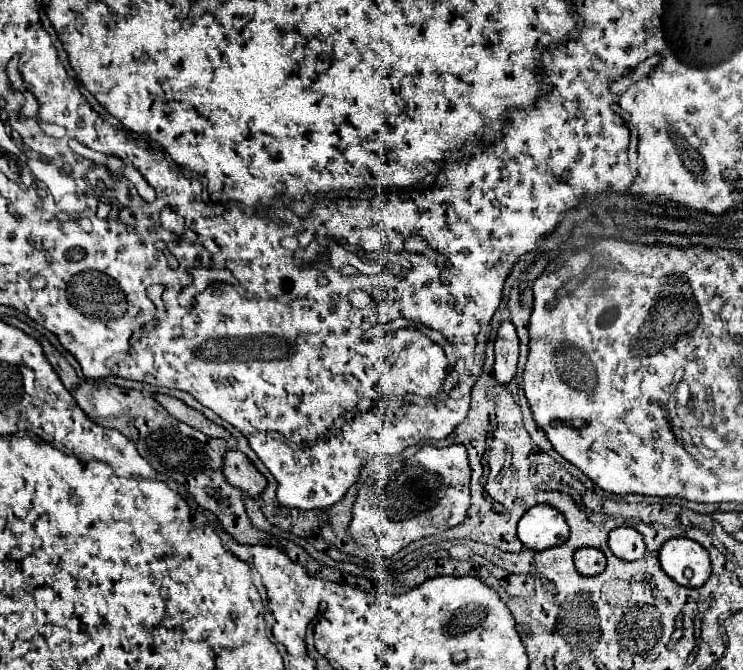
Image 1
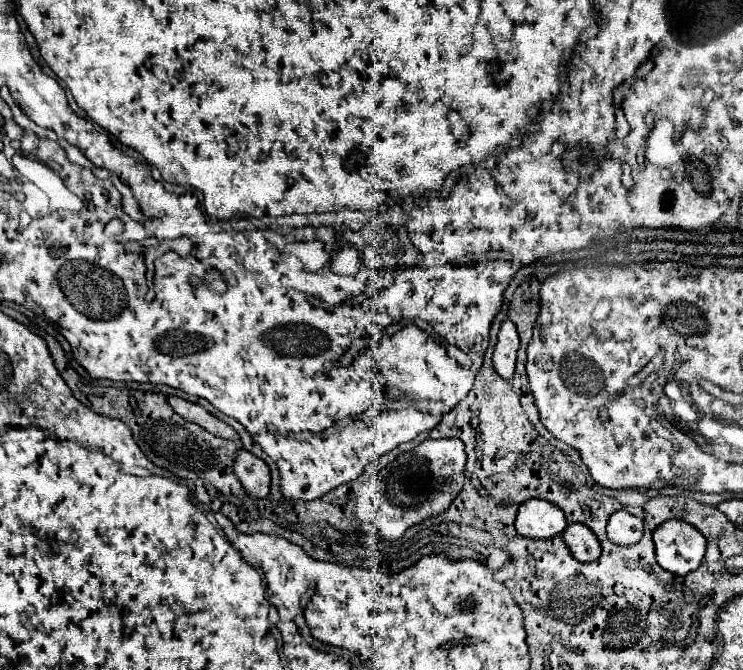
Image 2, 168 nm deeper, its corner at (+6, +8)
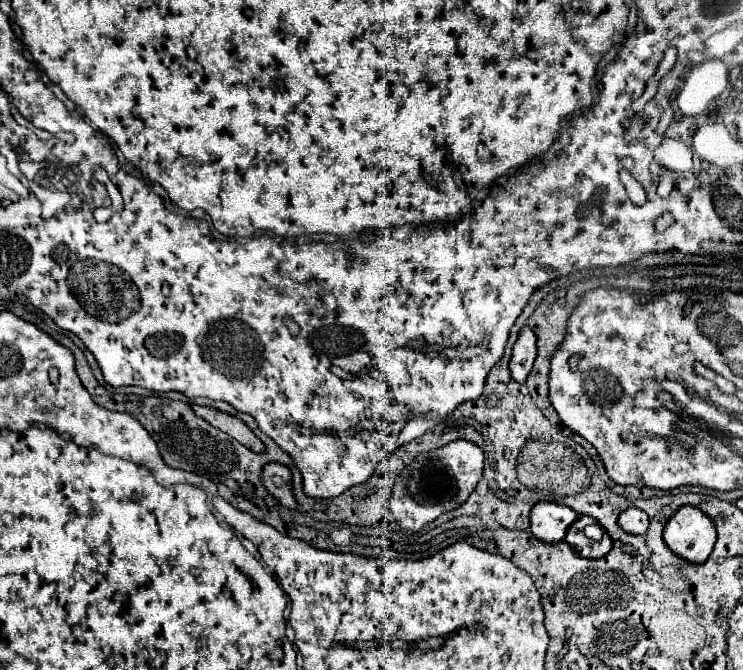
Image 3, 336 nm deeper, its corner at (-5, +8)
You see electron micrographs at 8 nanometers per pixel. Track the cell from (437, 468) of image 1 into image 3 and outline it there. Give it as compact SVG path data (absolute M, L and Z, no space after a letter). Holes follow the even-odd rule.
M463 439L417 455L415 461L407 465L403 473L399 473L389 499L389 507L399 525L411 531L421 531L423 525L465 503L483 477L483 459L483 451L475 443Z

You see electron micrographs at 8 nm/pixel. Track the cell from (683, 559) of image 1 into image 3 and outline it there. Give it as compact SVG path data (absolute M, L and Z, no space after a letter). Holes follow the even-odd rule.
M685 505L667 521L663 539L675 555L691 563L705 563L717 535L713 521L701 509Z

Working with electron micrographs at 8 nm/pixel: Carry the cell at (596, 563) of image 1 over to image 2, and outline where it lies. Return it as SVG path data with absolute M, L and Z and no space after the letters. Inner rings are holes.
M574 523L574 525L568 525L562 533L570 553L574 555L574 559L582 561L582 563L590 563L590 561L596 561L602 553L600 549L600 543L596 539L596 535L582 523Z

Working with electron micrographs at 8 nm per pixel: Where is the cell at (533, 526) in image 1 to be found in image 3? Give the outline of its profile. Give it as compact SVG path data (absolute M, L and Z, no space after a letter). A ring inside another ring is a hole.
M541 501L531 509L529 519L529 529L537 539L545 543L559 543L565 539L565 533L569 525L577 519L577 513L565 505Z

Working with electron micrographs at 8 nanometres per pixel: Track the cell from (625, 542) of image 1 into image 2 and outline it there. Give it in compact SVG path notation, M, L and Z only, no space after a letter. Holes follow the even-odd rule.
M616 511L606 525L608 539L616 545L632 545L642 537L642 521L628 511Z

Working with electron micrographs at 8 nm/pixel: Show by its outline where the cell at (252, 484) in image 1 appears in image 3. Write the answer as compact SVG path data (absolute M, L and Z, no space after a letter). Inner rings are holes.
M281 463L265 465L265 469L263 469L263 483L265 483L267 491L275 499L279 499L281 505L285 505L289 509L297 509L297 501L295 501L295 495L293 495L289 467L285 467Z

